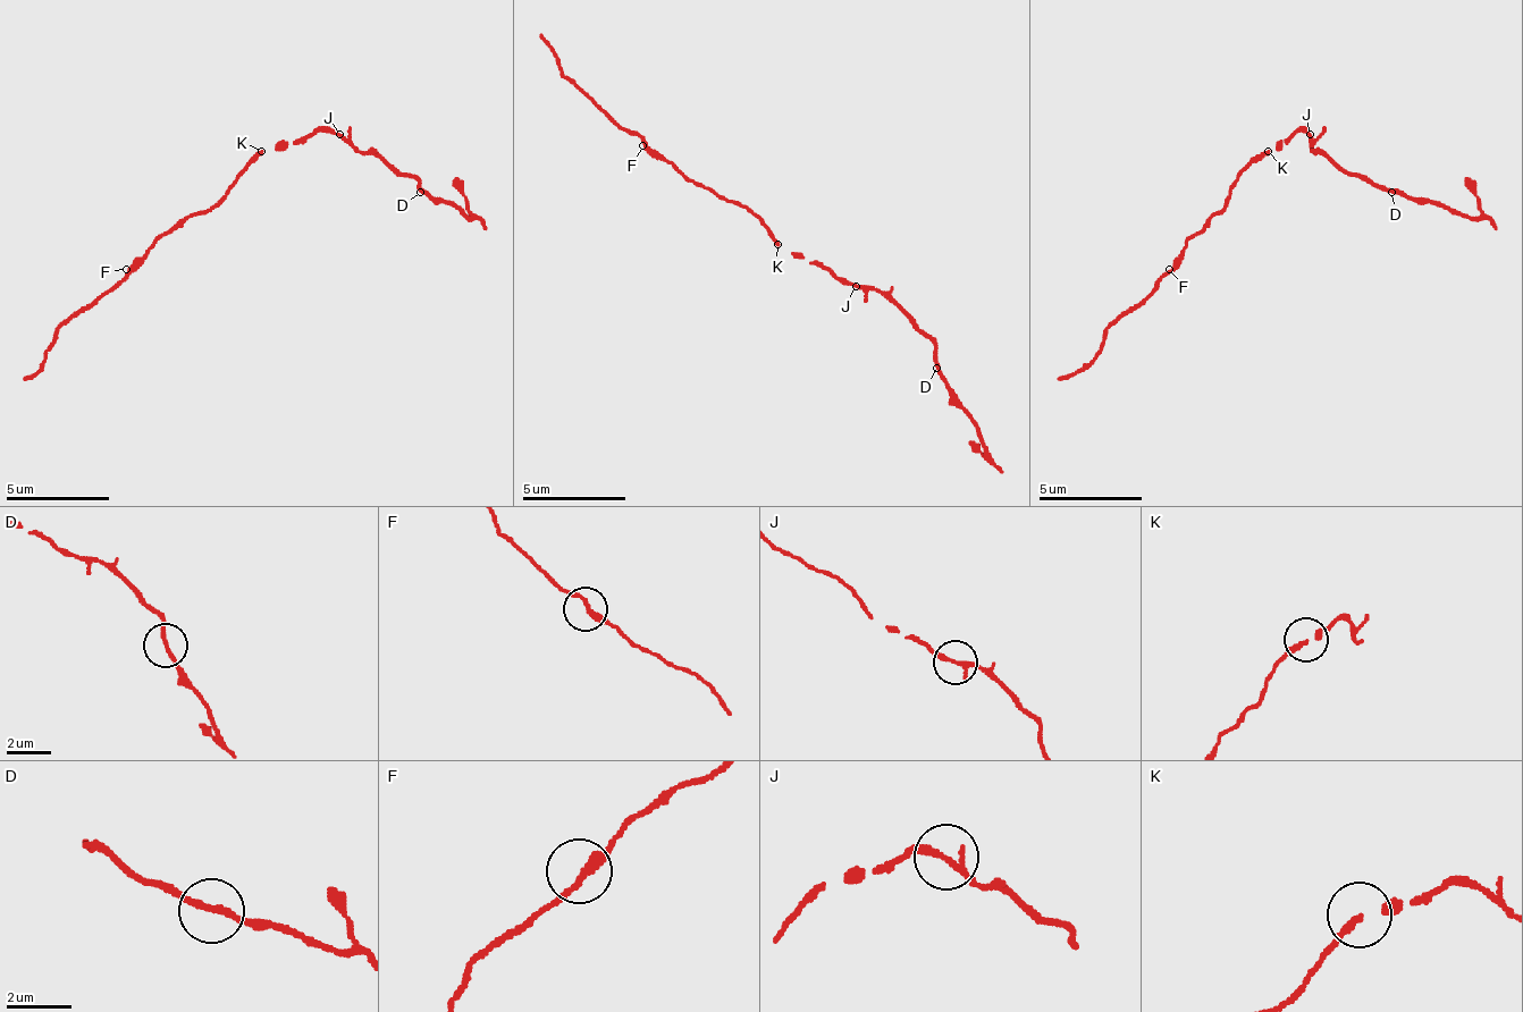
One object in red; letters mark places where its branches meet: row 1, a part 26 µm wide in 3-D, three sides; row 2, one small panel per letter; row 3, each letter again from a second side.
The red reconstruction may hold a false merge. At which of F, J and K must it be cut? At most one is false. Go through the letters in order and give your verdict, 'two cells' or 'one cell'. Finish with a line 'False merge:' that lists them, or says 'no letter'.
F: one cell
J: one cell
K: one cell
False merge: no letter

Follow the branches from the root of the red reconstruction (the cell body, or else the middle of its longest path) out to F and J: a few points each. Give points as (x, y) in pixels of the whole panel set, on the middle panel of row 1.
F: (777, 244), (751, 212), (715, 197), (705, 187), (695, 187), (669, 161), (658, 161), (642, 145)
J: (777, 244), (798, 254), (808, 264), (823, 264), (839, 279), (849, 279), (855, 285)

